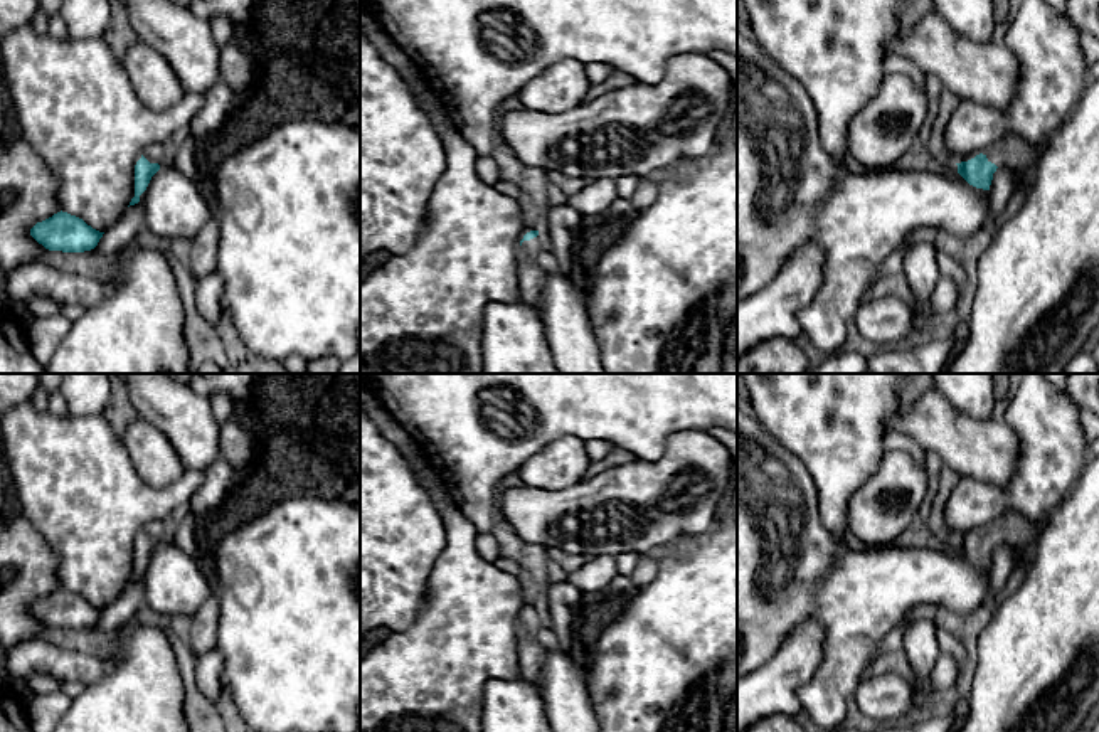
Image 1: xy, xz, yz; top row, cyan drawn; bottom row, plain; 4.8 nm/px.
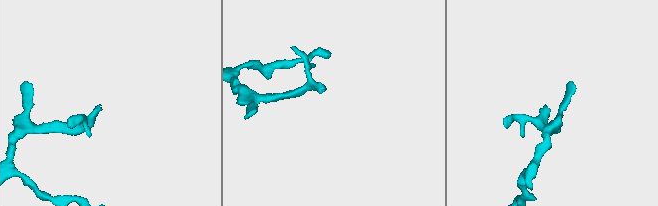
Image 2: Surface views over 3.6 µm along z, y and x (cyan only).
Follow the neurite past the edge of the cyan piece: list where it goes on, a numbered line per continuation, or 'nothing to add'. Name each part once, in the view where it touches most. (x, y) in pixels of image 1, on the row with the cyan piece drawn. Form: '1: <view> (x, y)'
1: xz (532, 278)

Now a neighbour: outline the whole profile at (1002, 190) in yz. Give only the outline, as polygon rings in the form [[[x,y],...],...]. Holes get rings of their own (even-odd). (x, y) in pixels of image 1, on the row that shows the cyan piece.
[[[998,167],[990,185],[990,225],[995,227],[1011,212],[1015,182],[1010,167]]]

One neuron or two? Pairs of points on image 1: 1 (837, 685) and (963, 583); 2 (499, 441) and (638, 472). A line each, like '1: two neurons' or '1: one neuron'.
1: one neuron
2: two neurons

